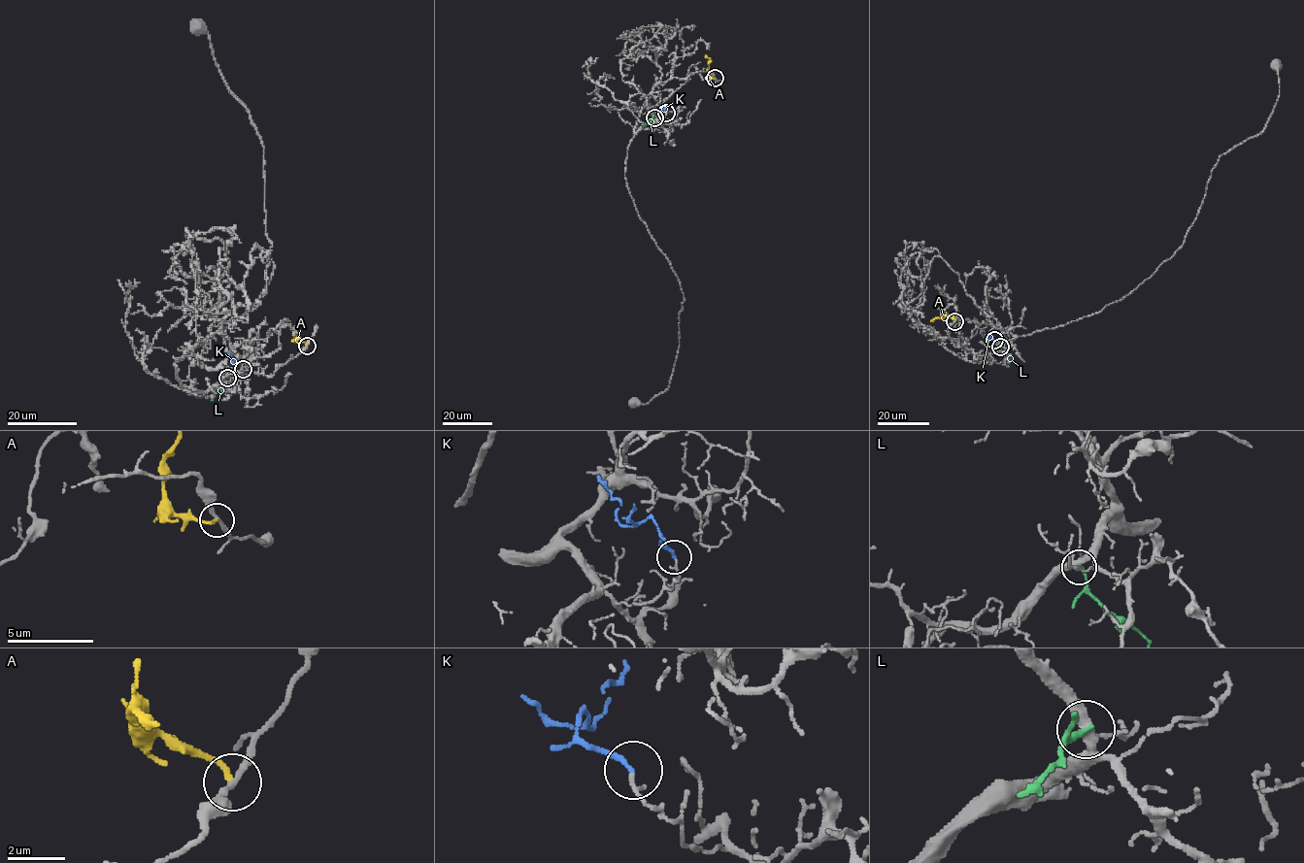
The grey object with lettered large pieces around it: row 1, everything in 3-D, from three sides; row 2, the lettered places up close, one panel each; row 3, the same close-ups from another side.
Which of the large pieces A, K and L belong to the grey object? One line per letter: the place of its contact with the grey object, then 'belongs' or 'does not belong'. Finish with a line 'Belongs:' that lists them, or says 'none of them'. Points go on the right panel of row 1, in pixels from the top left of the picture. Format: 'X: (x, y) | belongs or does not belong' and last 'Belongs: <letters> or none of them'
A: (954, 321) | does not belong
K: (994, 340) | does not belong
L: (1000, 347) | does not belong
Belongs: none of them

